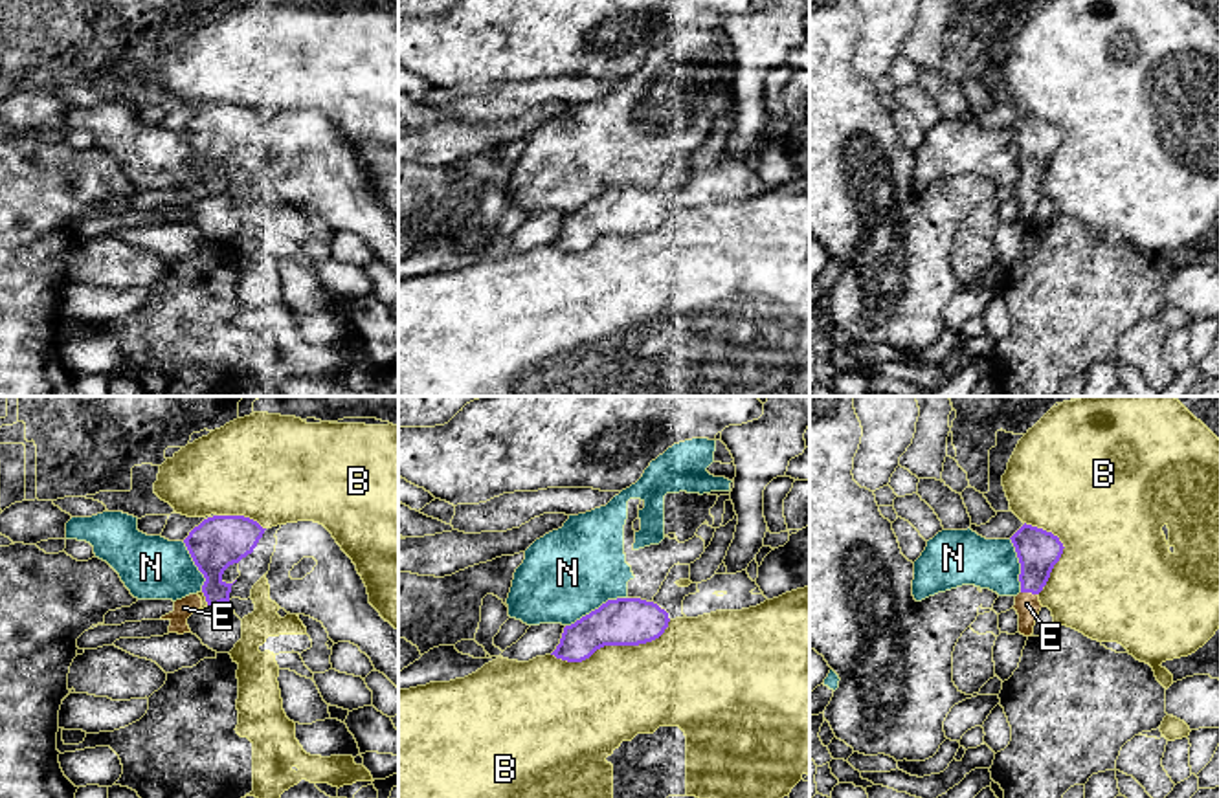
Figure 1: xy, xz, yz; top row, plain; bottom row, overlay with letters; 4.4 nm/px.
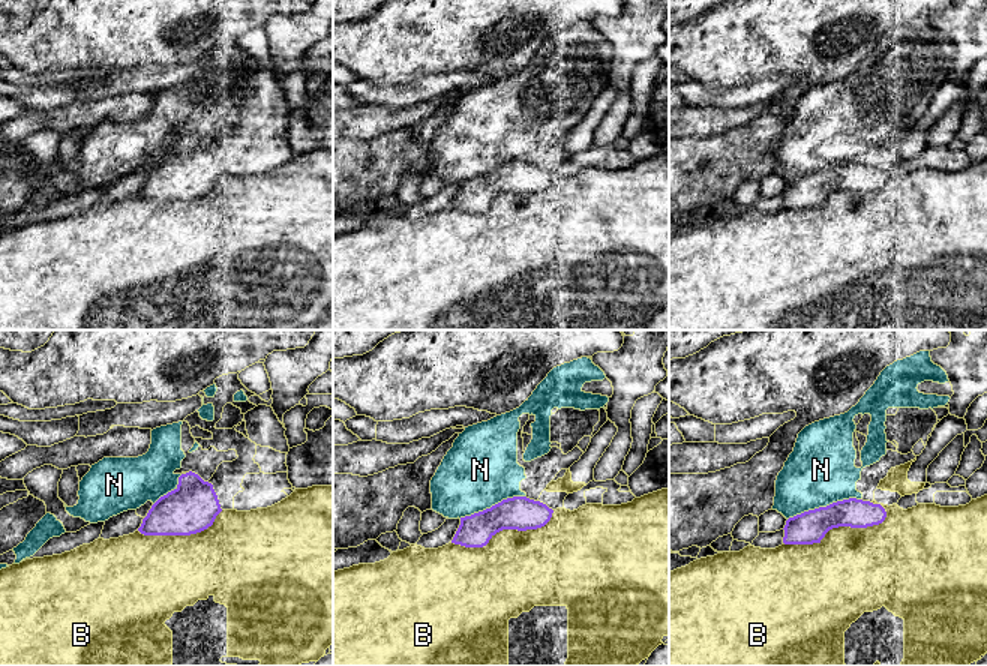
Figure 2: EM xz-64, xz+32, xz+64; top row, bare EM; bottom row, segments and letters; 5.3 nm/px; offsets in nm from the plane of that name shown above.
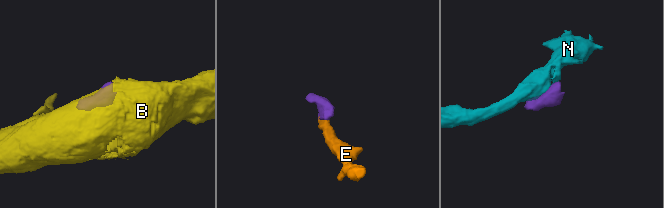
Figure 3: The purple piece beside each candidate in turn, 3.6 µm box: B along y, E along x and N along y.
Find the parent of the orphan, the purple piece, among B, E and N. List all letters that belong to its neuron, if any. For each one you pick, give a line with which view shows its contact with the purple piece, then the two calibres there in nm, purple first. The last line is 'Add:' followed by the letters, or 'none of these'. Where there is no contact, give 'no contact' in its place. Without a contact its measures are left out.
E: meets purple in yz; 190 nm thick on the purple side, 110 nm on the other
Add: E

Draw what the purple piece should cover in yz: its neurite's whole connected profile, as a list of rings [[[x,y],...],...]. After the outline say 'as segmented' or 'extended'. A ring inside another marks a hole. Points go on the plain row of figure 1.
[[[1026,112],[1010,128],[1021,152],[1021,182],[1015,185],[1013,198],[1019,204],[1019,222],[1032,226],[1043,196],[1037,183],[1046,174],[1065,136],[1052,121]]] | extended

